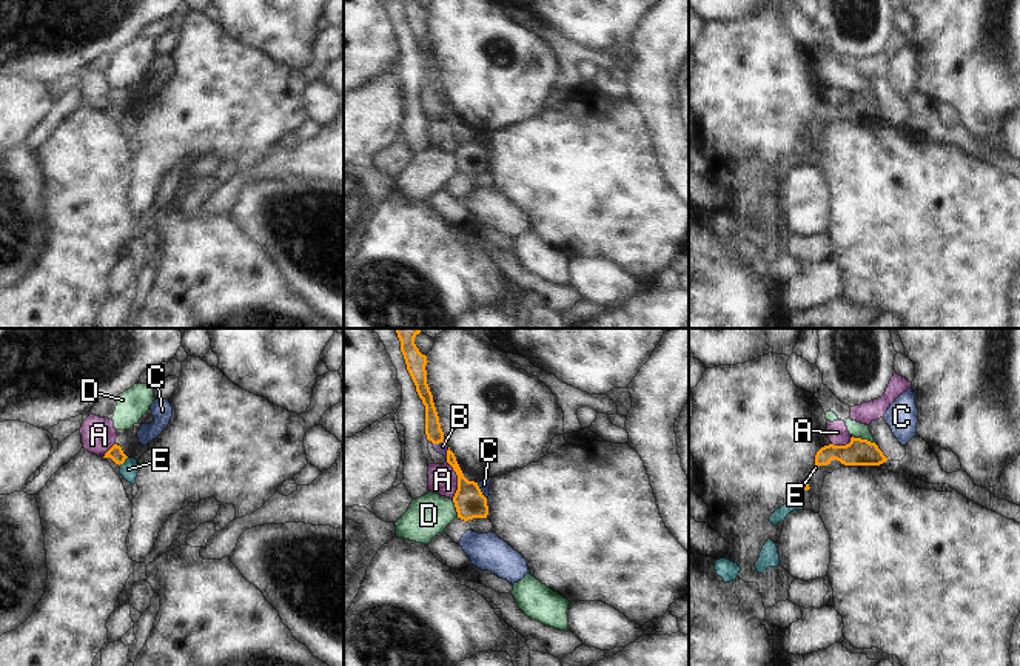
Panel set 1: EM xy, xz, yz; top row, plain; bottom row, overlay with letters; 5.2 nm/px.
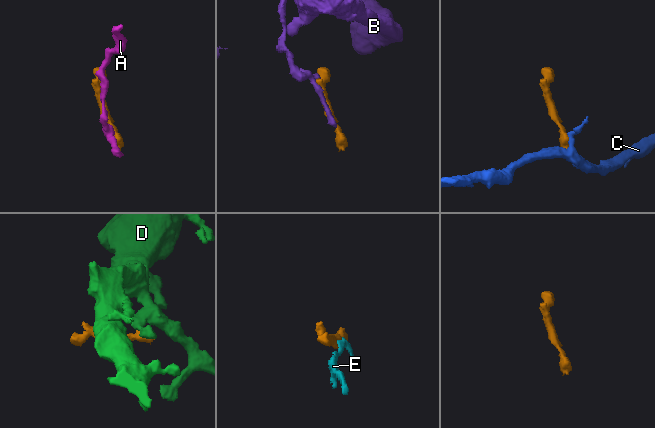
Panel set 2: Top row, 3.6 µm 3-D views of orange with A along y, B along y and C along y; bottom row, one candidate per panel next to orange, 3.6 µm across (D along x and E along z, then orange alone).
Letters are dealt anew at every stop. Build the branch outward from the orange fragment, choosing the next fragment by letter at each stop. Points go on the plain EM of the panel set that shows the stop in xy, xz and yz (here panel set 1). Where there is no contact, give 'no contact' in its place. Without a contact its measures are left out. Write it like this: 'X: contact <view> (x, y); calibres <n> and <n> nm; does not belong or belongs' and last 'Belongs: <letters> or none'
A: contact xz (458, 134); calibres 160 and 160 nm; does not belong
B: contact xz (436, 97); calibres 90 and 60 nm; does not belong
C: contact xz (479, 145); calibres 160 and 60 nm; does not belong
D: contact yz (863, 94); calibres 140 and 80 nm; does not belong
E: contact xy (124, 116); calibres 80 and 90 nm; does not belong
Belongs: none

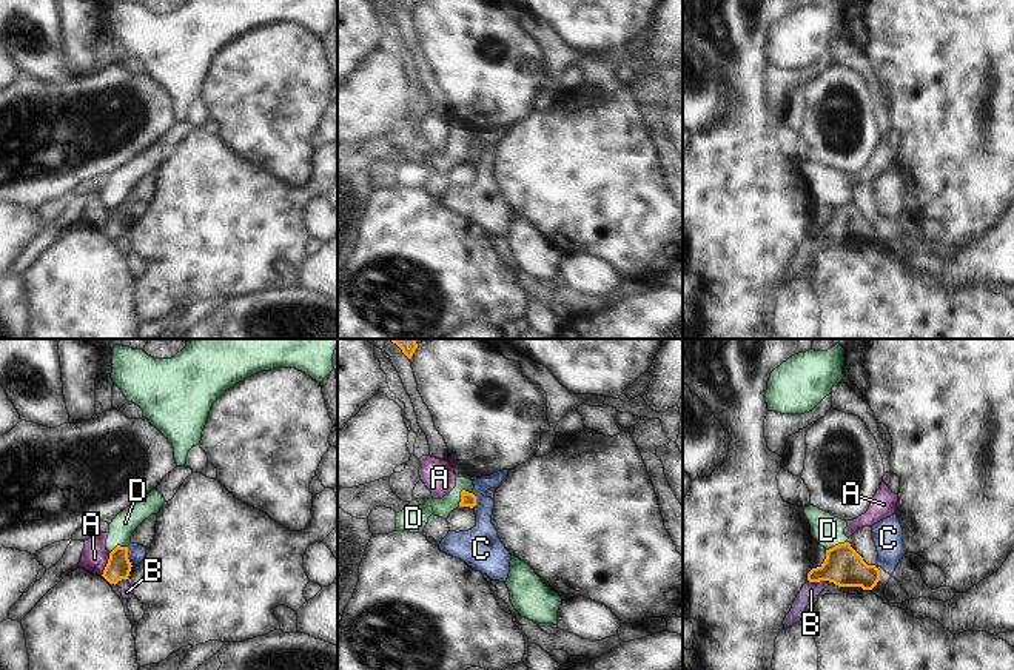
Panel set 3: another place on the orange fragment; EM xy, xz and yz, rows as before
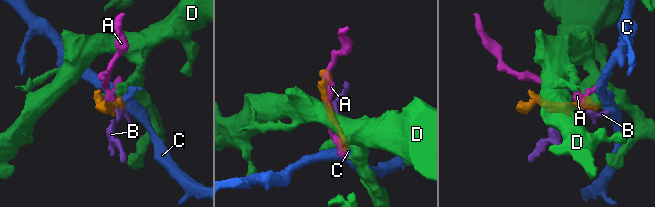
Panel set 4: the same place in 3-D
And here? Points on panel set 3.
A: contact xy (107, 219); calibres 120 and 140 nm; does not belong
B: contact yz (822, 234); calibres 200 and 90 nm; does not belong
C: contact xy (127, 211); calibres 120 and 100 nm; does not belong
D: contact xz (461, 148); calibres 80 and 100 nm; does not belong
Belongs: none

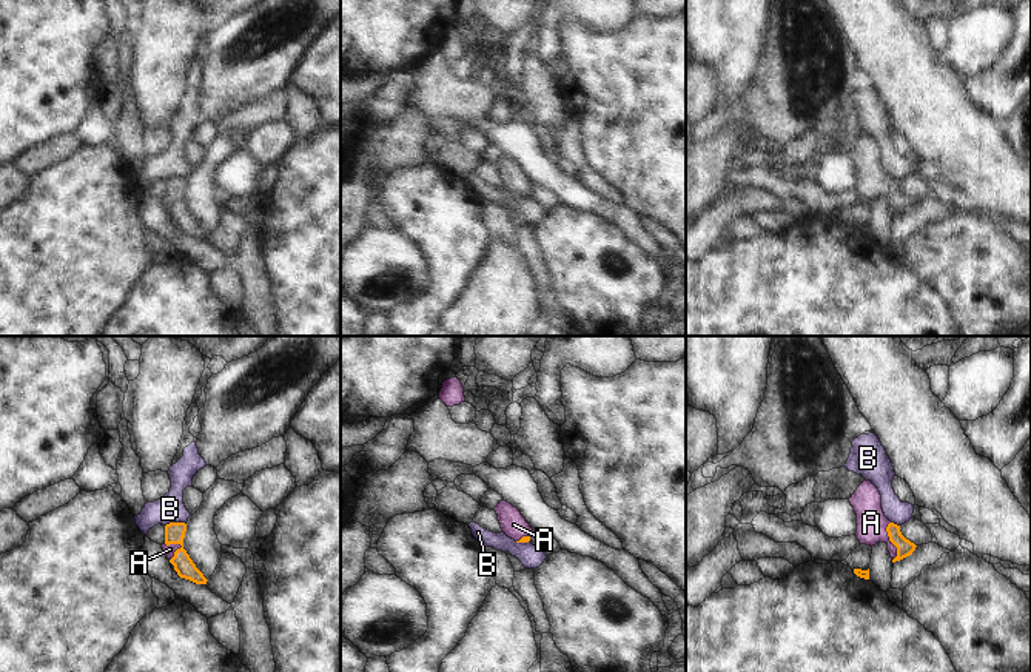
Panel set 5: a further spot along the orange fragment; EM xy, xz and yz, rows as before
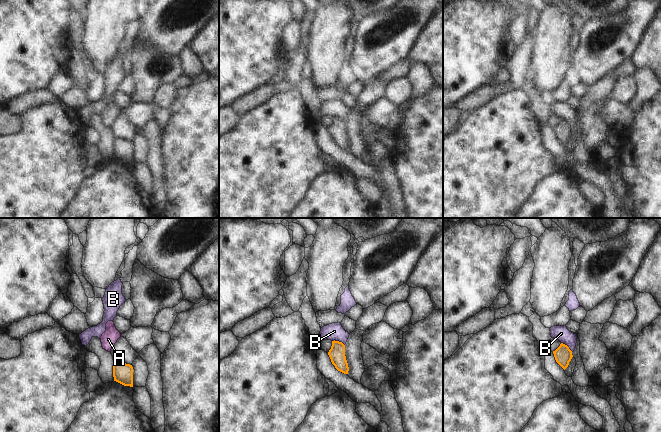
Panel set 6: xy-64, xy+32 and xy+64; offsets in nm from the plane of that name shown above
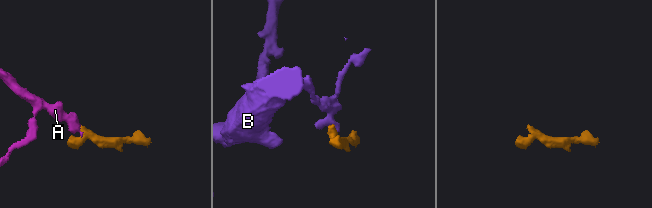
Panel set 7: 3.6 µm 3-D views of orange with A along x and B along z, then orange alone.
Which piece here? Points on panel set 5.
A: contact yz (889, 194); calibres 90 and 160 nm; belongs
B: contact xy (174, 178); calibres 110 and 140 nm; does not belong
Belongs: A

